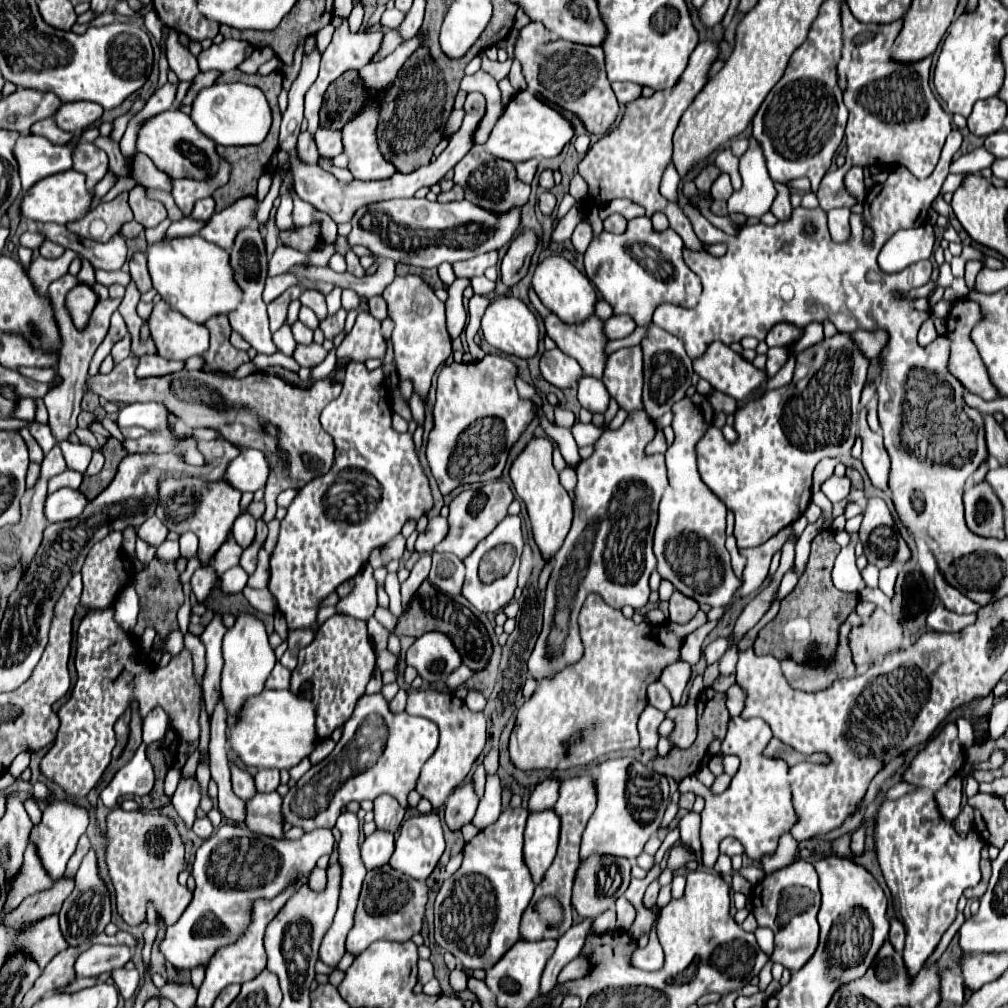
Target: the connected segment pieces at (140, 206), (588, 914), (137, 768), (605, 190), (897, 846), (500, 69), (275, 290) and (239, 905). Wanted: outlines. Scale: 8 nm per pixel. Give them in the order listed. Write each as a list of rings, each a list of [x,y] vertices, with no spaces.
[[[137,184],[131,192],[129,192],[129,204],[131,210],[135,214],[135,220],[143,226],[143,228],[155,228],[159,222],[163,222],[167,218],[167,210],[161,202],[155,200],[147,200],[145,196],[145,188],[141,184]]]
[[[591,856],[583,862],[583,866],[577,868],[575,884],[573,884],[573,896],[571,904],[577,910],[581,918],[597,918],[601,912],[611,908],[619,896],[625,894],[631,880],[631,864],[627,858],[615,858],[615,856]]]
[[[141,744],[133,758],[113,776],[109,786],[101,792],[105,806],[115,806],[121,796],[145,796],[155,784],[153,766],[145,754],[145,744]]]
[[[701,42],[693,50],[679,82],[667,92],[655,92],[651,98],[641,96],[629,102],[619,128],[599,138],[599,142],[589,148],[589,152],[579,164],[579,174],[589,184],[589,200],[595,200],[597,204],[607,204],[613,198],[629,198],[643,206],[645,216],[649,218],[653,212],[663,212],[669,218],[669,226],[683,238],[685,246],[691,250],[703,250],[703,246],[695,236],[691,222],[687,220],[683,210],[675,202],[669,202],[659,194],[659,182],[665,166],[671,160],[671,136],[677,128],[677,122],[687,110],[687,106],[693,102],[693,98],[699,94],[699,90],[705,86],[707,72],[717,60],[717,54],[717,44]]]
[[[947,722],[935,736],[917,752],[903,772],[903,782],[915,786],[913,792],[893,802],[883,802],[873,818],[873,840],[877,860],[885,878],[885,884],[893,896],[893,908],[897,920],[905,926],[907,938],[903,948],[903,962],[907,974],[915,978],[923,962],[933,954],[943,932],[951,926],[957,914],[957,902],[965,888],[977,886],[981,880],[979,860],[983,838],[969,832],[967,842],[947,822],[935,802],[935,792],[955,774],[963,770],[965,750],[957,738],[955,722]]]
[[[481,52],[481,70],[491,74],[495,80],[503,80],[509,74],[513,60],[515,60],[514,56],[504,62],[491,61],[484,52]]]
[[[283,274],[283,276],[273,276],[273,278],[267,278],[267,286],[263,290],[263,302],[269,304],[273,302],[279,294],[283,294],[289,286],[297,284],[297,278],[291,276],[291,274]]]
[[[223,824],[219,830],[213,832],[211,838],[207,838],[197,848],[193,870],[191,870],[197,882],[193,900],[187,906],[187,910],[181,914],[181,918],[173,926],[167,926],[165,936],[159,942],[159,952],[165,956],[167,962],[171,962],[177,968],[195,968],[199,964],[205,966],[217,948],[233,944],[243,934],[243,930],[247,928],[247,922],[251,920],[251,902],[255,898],[273,898],[289,884],[293,884],[295,878],[305,878],[307,872],[317,864],[321,856],[333,852],[333,846],[335,846],[333,834],[327,828],[305,832],[303,838],[299,840],[273,840],[261,834],[253,834],[245,826]]]

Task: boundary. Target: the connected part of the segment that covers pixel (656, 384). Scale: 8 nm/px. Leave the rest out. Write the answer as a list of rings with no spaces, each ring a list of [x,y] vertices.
[[[653,322],[647,328],[647,334],[641,340],[643,348],[643,366],[645,366],[645,382],[643,382],[643,410],[651,420],[661,418],[665,412],[671,410],[671,406],[685,398],[687,388],[691,386],[693,378],[693,368],[691,368],[691,358],[687,356],[683,342],[669,334],[667,330],[655,326]]]

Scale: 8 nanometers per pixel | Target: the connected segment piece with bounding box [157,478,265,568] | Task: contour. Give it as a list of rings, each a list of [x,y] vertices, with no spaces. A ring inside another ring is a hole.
[[[167,478],[159,486],[157,516],[169,526],[169,530],[195,532],[197,534],[197,538],[199,538],[197,558],[199,558],[203,568],[209,566],[213,554],[227,540],[235,518],[243,512],[251,512],[257,518],[265,512],[265,508],[259,506],[259,502],[251,502],[247,508],[241,508],[241,492],[231,488],[225,480],[207,484],[201,478],[181,478],[181,480]]]

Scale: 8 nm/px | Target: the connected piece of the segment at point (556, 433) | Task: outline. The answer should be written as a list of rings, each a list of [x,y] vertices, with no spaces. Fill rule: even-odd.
[[[545,422],[543,430],[545,430],[547,438],[551,438],[551,442],[555,442],[555,444],[559,446],[565,462],[571,464],[571,466],[577,466],[581,458],[579,458],[579,454],[577,454],[577,444],[575,444],[575,438],[573,438],[571,430],[559,428],[559,426],[551,424],[551,422]]]

